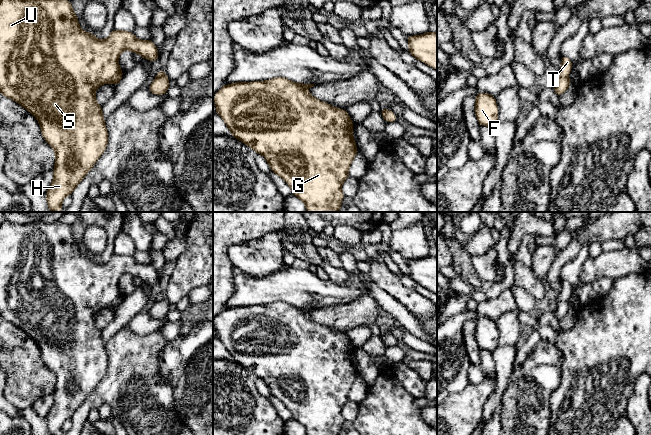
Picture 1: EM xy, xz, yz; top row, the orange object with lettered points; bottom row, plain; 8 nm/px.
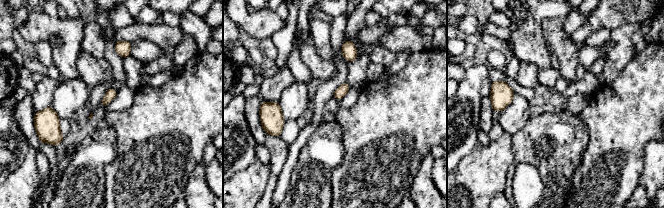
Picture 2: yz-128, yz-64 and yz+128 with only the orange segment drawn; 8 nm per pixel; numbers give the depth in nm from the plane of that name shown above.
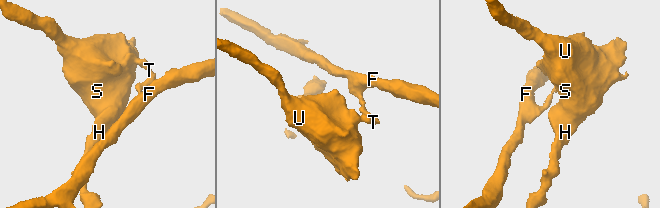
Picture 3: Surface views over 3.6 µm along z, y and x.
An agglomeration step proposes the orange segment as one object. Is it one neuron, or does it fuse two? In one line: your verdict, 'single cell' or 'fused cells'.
fused cells

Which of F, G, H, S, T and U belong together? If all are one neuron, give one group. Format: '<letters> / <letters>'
F / G H S T U

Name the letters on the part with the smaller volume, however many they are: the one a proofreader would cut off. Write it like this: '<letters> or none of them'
F

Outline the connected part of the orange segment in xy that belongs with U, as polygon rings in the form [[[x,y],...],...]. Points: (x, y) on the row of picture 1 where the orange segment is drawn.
[[[1,0],[0,1],[0,93],[19,103],[27,111],[32,113],[40,124],[41,133],[45,141],[54,149],[55,166],[53,169],[54,179],[47,190],[46,200],[52,212],[62,210],[62,201],[67,195],[72,195],[75,187],[83,180],[86,174],[93,168],[96,161],[104,153],[108,144],[108,132],[103,118],[102,106],[98,105],[95,99],[95,92],[99,86],[105,83],[117,85],[123,76],[123,71],[119,67],[118,59],[124,50],[138,53],[142,58],[150,62],[160,59],[157,48],[152,40],[138,40],[133,33],[113,29],[109,37],[105,40],[97,39],[93,33],[81,30],[78,17],[75,15],[71,1],[69,0]]]

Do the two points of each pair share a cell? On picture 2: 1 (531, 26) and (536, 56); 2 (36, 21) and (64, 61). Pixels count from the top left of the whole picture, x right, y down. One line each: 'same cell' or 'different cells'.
1: same cell
2: same cell

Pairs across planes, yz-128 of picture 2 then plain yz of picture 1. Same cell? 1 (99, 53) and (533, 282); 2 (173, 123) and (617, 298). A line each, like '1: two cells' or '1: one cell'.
1: two cells
2: one cell

